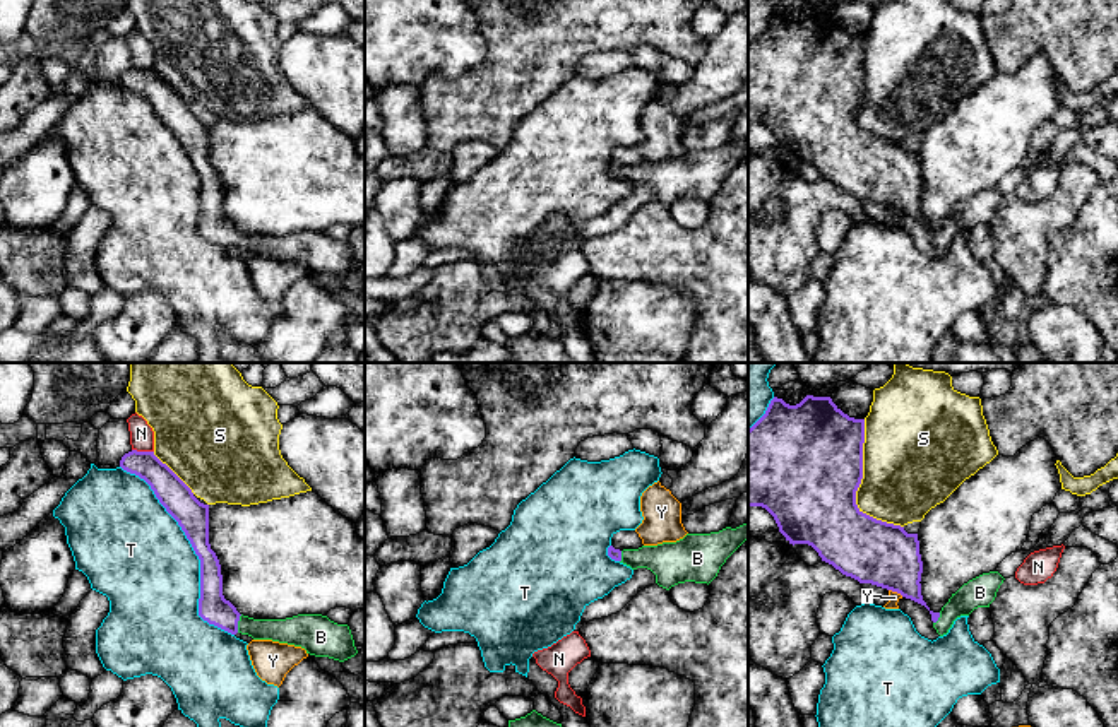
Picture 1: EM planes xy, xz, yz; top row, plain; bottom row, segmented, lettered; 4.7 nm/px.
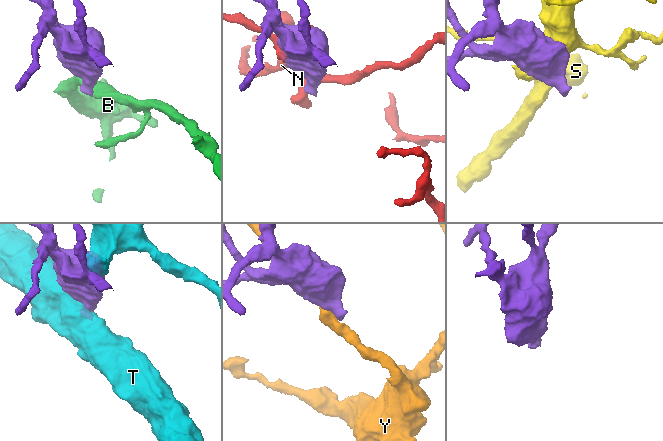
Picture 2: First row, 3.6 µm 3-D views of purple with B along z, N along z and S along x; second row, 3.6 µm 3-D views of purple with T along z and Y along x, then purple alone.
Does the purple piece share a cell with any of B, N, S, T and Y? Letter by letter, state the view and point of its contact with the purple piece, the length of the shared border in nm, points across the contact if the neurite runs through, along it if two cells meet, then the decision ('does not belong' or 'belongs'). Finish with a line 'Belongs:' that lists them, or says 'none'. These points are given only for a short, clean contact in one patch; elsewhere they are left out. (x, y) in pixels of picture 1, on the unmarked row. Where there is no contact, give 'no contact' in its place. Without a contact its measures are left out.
B: xy (237, 240) | 90 nm | across xy (213, 224), (237, 240), (254, 245), (288, 247) | belongs
N: xy (142, 69) | 110 nm | does not belong
S: yz (858, 103) | 550 nm | does not belong
T: xy (196, 170) | 950 nm | does not belong
Y: yz (896, 207) | 80 nm | does not belong
Belongs: B

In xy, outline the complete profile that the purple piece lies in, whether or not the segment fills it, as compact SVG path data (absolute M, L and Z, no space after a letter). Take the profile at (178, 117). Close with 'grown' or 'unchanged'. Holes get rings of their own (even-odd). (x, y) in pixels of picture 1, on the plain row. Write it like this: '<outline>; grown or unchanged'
M132 67L120 84L144 96L159 120L178 139L200 176L199 233L231 251L272 257L301 263L315 274L344 279L358 270L348 241L337 241L322 231L298 231L286 236L253 236L243 233L223 212L223 192L209 161L209 121L200 120L192 106L154 68Z; grown

